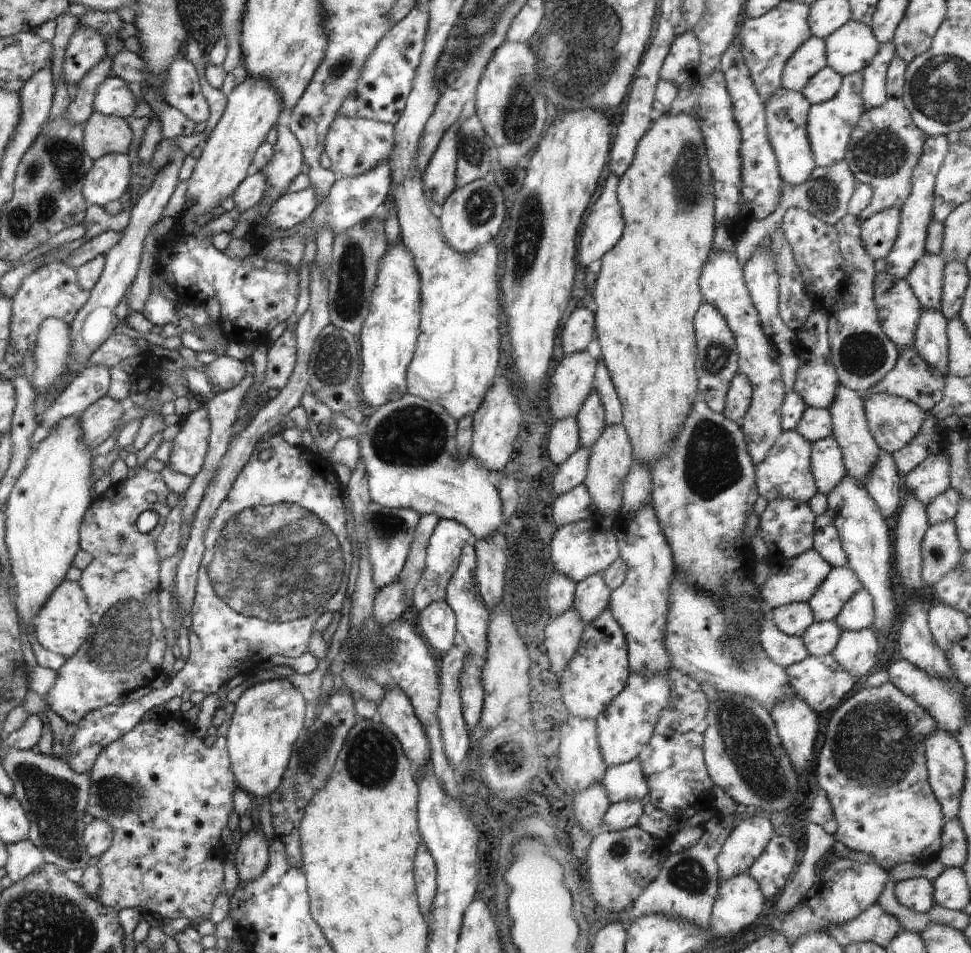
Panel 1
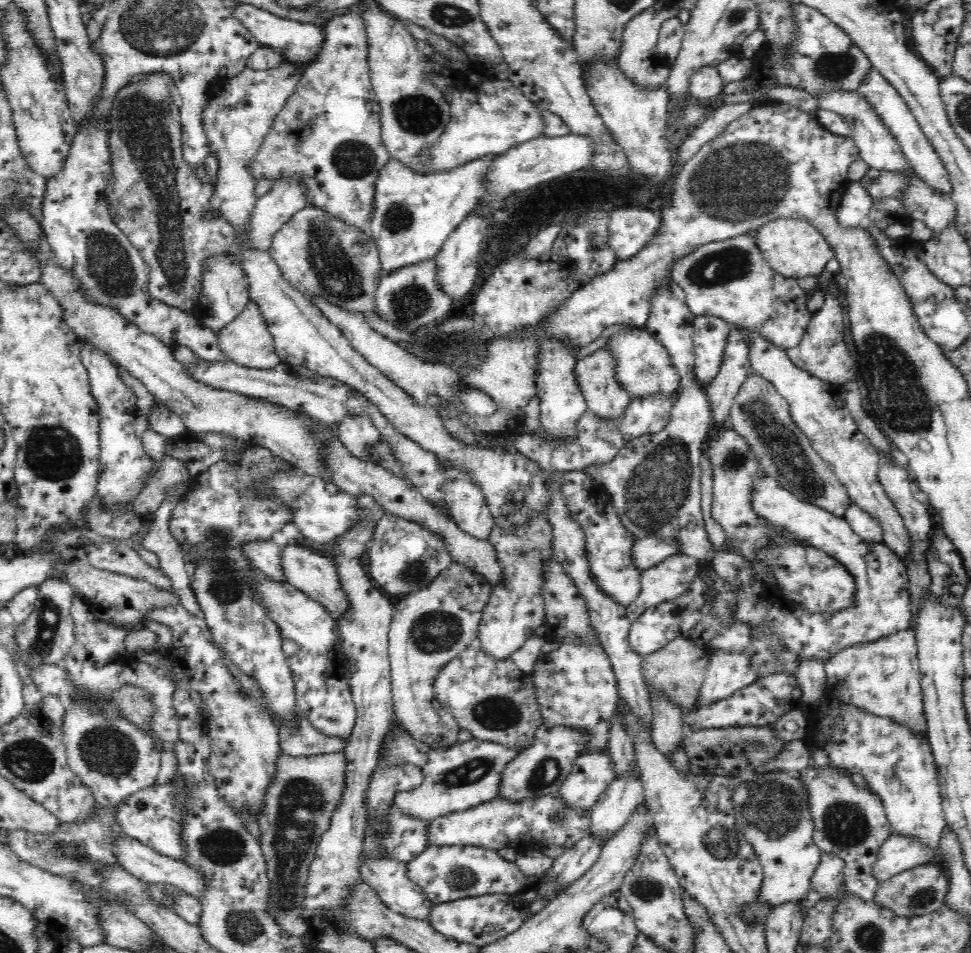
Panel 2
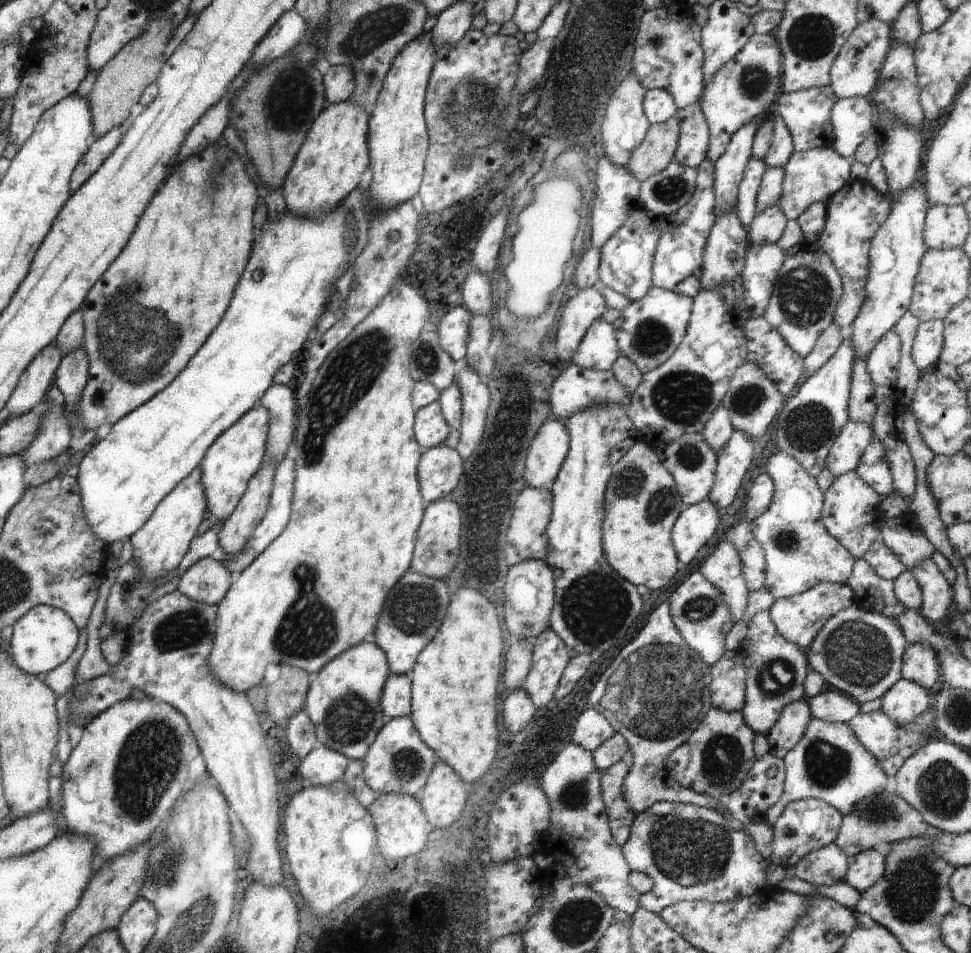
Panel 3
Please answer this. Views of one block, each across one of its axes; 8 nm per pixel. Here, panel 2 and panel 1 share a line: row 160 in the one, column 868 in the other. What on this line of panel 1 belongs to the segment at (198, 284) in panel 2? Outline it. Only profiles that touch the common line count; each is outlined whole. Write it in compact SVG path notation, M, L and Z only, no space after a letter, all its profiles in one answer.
M895 55L886 68L884 89L886 101L877 108L865 111L850 132L844 161L854 180L869 186L872 197L860 214L860 218L889 207L900 208L910 191L910 176L917 164L927 135L910 119L902 103L902 86L906 62Z

